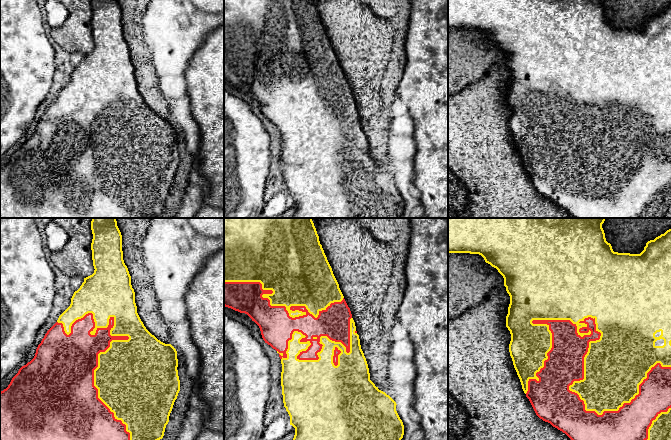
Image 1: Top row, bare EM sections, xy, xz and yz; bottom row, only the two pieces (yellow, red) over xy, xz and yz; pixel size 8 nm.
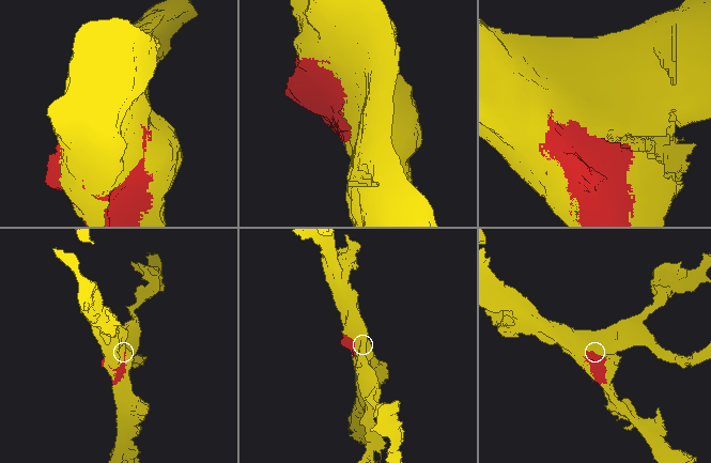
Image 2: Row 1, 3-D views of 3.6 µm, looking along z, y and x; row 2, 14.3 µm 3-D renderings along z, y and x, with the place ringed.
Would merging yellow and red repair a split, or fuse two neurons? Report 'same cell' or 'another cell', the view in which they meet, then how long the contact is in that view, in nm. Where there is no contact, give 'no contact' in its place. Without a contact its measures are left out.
same cell; meets yellow in yz; contact 1200 nm long

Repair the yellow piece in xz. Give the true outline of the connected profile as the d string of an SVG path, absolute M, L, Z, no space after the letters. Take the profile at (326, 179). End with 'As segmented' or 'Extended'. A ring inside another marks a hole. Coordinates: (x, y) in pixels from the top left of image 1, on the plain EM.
M224 0L224 82L247 90L260 104L265 119L277 127L281 135L283 179L295 204L292 218L400 218L404 201L396 187L396 178L370 156L359 111L339 60L333 50L314 0Z. Extended

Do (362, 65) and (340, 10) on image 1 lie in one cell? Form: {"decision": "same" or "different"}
{"decision": "same"}

